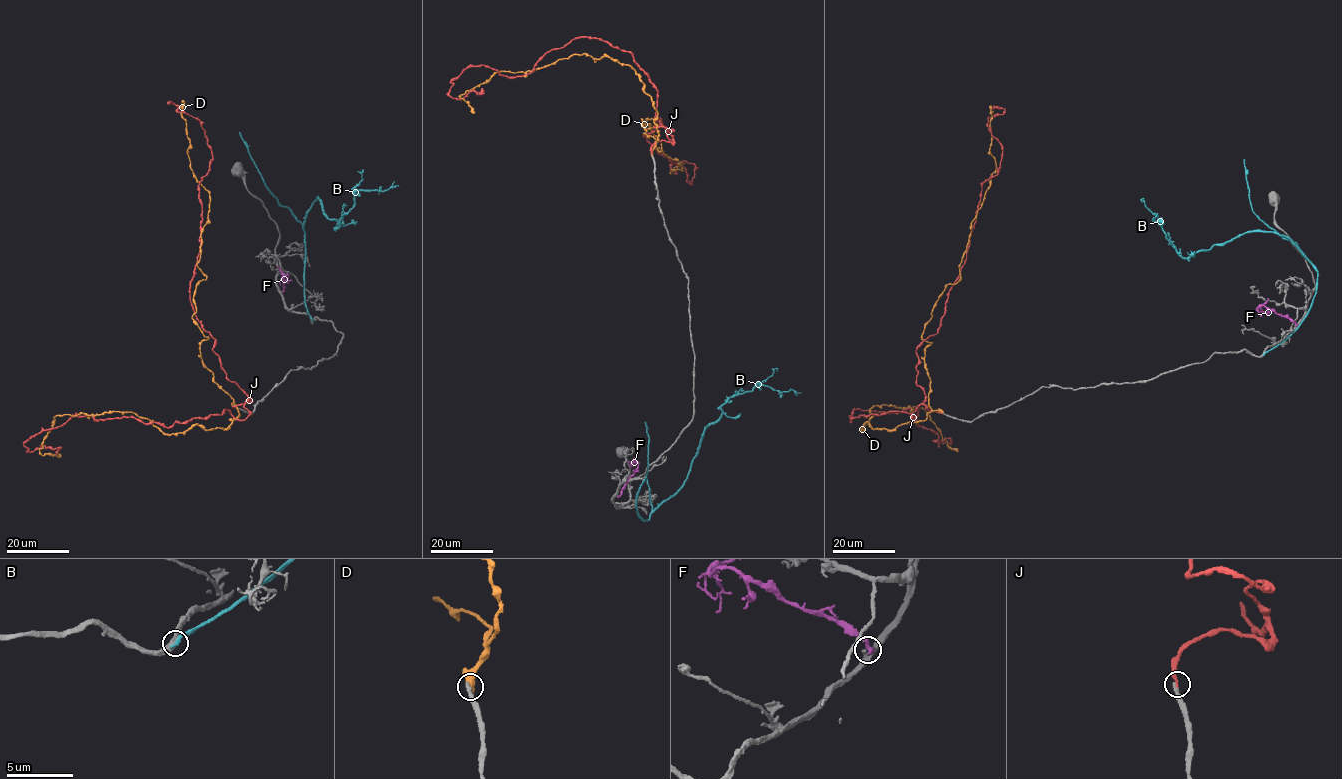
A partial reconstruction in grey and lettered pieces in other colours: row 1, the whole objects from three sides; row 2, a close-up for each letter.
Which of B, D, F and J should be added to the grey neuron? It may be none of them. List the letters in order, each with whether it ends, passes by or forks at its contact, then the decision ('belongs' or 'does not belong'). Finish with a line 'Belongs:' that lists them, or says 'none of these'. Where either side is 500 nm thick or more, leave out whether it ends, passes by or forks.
B: it ends; does not belong
D: does not belong
F: it ends; does not belong
J: it ends; belongs
Belongs: J

